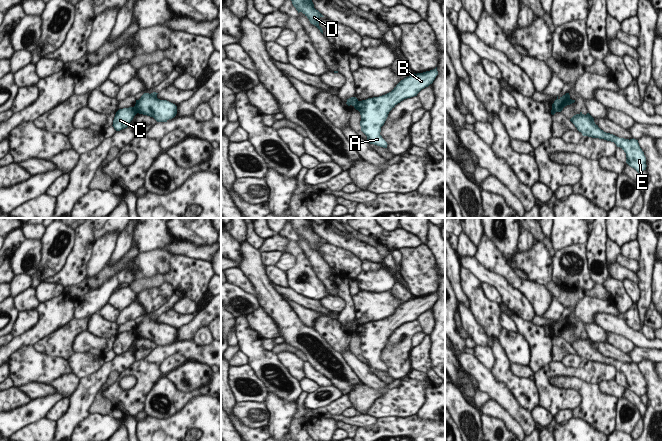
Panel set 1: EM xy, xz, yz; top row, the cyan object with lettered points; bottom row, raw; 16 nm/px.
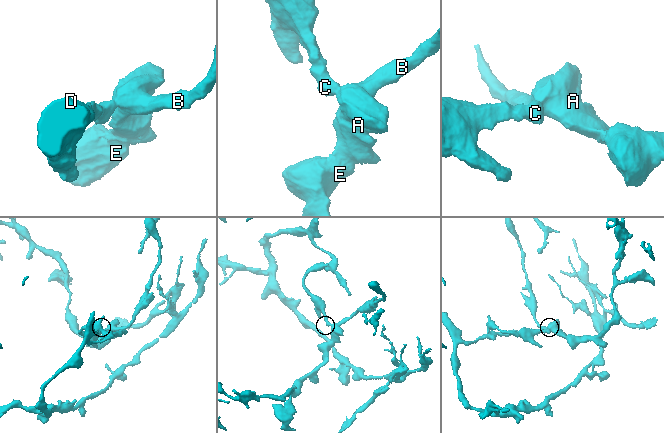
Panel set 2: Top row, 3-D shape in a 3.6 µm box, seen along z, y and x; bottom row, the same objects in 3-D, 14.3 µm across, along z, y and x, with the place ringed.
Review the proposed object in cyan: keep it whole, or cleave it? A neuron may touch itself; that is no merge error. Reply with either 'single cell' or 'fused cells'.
fused cells

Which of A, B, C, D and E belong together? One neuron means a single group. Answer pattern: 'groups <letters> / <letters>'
groups A B E / C D

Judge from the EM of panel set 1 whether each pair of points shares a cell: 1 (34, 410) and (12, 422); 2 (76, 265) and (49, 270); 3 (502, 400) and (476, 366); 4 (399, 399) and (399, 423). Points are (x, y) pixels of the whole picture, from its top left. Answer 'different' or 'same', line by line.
1: same
2: different
3: same
4: different

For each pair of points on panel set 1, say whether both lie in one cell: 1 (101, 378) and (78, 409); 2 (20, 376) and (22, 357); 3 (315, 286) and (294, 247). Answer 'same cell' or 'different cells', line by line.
1: same cell
2: same cell
3: same cell

